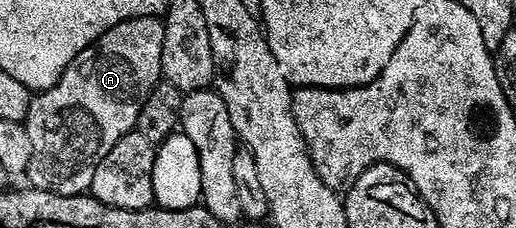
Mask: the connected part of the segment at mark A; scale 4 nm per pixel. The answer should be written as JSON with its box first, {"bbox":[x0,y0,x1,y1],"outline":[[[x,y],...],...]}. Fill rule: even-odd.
{"bbox":[24,17,166,197],"outline":[[[137,17],[120,23],[98,40],[96,48],[91,47],[81,53],[52,88],[37,94],[31,100],[24,124],[28,139],[32,139],[34,154],[24,177],[25,180],[30,180],[27,182],[33,188],[65,197],[89,194],[96,167],[100,167],[108,151],[112,151],[112,147],[116,147],[120,139],[137,130],[140,111],[148,95],[163,80],[165,34],[166,22],[162,17]]]}

